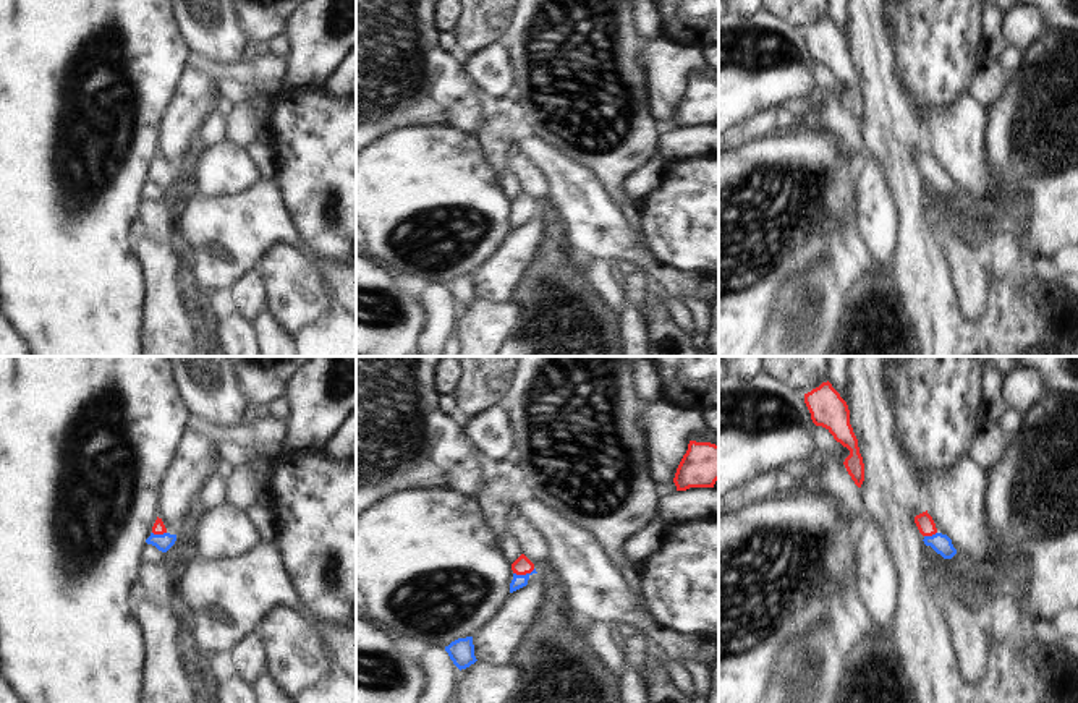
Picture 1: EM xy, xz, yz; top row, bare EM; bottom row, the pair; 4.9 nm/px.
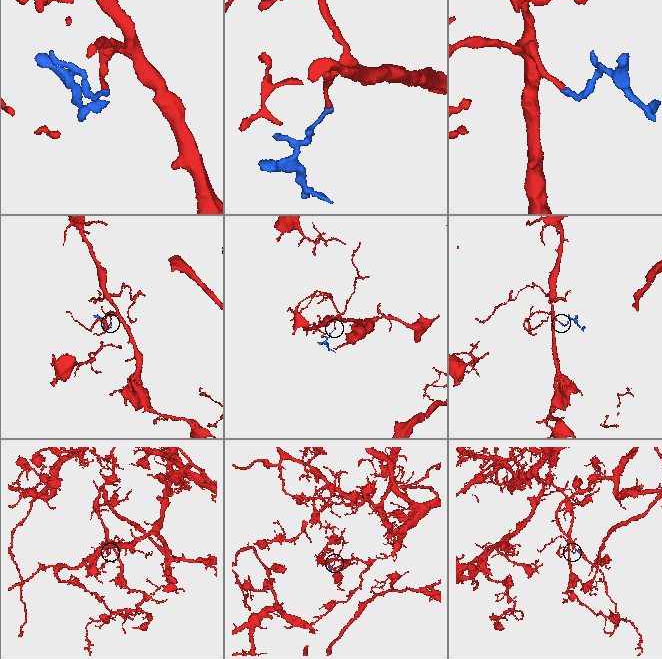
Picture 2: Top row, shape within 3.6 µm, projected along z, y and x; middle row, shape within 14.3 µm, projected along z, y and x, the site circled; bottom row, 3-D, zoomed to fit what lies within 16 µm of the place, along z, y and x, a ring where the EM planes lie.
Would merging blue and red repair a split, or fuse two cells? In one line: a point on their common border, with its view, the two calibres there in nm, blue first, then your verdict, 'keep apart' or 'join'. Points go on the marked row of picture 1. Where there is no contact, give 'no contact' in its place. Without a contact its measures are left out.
xz (523, 575) | 70/90 nm | join

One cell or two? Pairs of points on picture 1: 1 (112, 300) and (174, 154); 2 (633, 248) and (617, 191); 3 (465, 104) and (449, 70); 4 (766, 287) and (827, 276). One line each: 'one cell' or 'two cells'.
1: two cells
2: two cells
3: one cell
4: two cells

